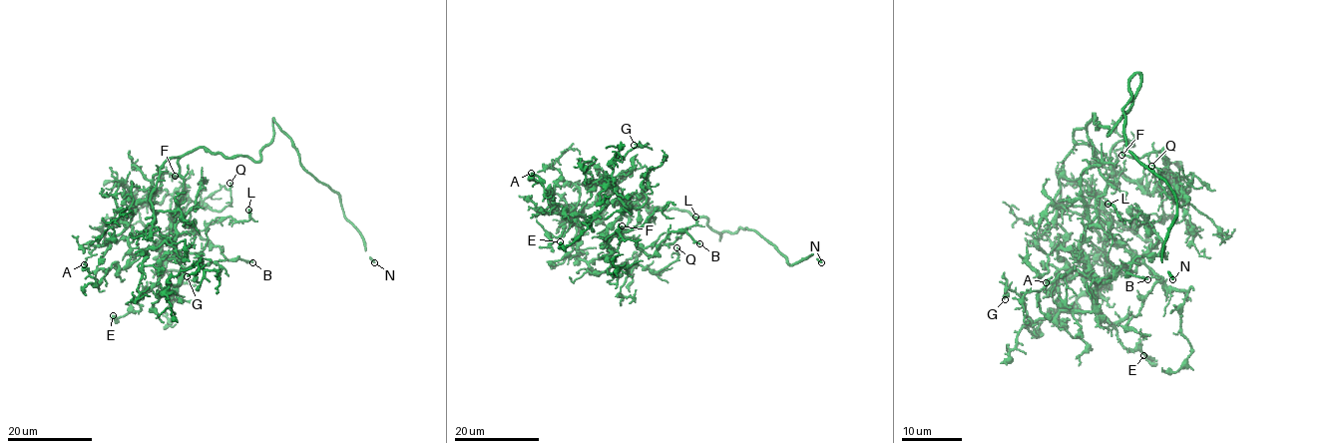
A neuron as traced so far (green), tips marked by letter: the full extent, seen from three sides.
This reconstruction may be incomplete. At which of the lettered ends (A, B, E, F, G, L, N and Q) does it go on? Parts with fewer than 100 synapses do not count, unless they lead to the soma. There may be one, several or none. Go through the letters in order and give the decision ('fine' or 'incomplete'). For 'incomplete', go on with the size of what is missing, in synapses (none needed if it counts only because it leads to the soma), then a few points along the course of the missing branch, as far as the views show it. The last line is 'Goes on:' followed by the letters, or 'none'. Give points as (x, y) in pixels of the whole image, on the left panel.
A: fine
B: fine
E: fine
F: fine
G: fine
L: fine
N: incomplete
Q: fine
Goes on: N

